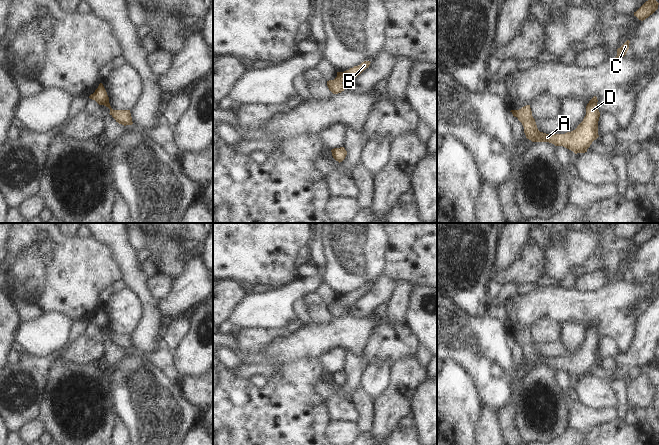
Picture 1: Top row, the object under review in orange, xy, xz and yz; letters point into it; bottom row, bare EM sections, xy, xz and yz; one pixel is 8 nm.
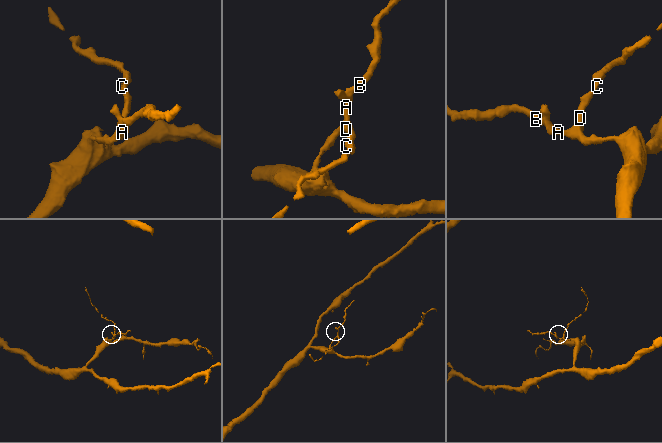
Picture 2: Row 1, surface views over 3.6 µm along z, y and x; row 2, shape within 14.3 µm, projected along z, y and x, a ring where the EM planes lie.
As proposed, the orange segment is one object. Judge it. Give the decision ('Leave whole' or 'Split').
Leave whole.

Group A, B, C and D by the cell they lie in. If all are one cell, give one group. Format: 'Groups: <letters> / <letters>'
Groups: A B C D.

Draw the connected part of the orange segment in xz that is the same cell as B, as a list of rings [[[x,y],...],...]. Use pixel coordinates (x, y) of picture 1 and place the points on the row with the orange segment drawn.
[[[364,61],[358,66],[354,66],[344,72],[337,72],[337,77],[334,80],[327,81],[327,86],[333,94],[338,94],[344,91],[343,82],[353,82],[366,68],[369,67],[370,61]]]

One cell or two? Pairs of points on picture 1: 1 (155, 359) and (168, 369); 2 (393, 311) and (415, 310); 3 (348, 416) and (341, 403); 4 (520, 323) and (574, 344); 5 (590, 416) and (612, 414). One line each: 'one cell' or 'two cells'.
1: one cell
2: two cells
3: one cell
4: two cells
5: one cell

